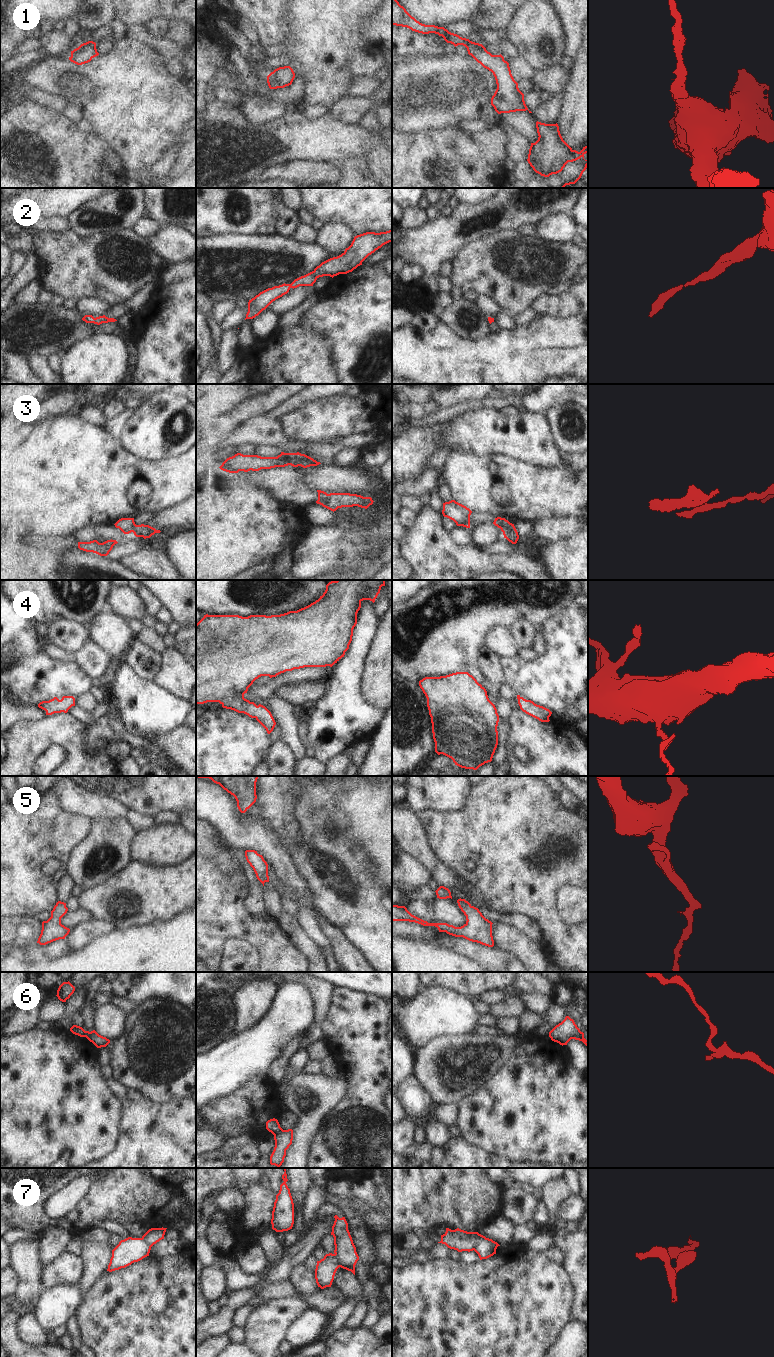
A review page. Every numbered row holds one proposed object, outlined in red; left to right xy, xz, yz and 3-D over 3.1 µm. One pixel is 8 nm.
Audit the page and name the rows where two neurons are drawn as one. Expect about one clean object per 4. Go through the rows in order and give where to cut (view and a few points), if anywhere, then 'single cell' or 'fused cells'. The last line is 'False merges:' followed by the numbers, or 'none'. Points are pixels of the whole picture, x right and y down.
1: cut none; single cell
2: cut none; single cell
3: cut xz (328, 494), (328, 499), (321, 504); fused cells
4: cut none; single cell
5: cut none; single cell
6: cut xz (282, 1129), (274, 1135); fused cells
7: cut yz (485, 1237), (474, 1250); fused cells
False merges: 3, 6, 7

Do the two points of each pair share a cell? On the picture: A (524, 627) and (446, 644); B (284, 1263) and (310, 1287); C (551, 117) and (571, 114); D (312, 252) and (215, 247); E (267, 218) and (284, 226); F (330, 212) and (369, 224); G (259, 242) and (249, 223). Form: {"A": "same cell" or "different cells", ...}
{"A": "different cells", "B": "different cells", "C": "different cells", "D": "same cell", "E": "different cells", "F": "same cell", "G": "different cells"}

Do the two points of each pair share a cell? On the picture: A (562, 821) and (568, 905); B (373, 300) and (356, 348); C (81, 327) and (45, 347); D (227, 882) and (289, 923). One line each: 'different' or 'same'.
A: different
B: same
C: same
D: different

